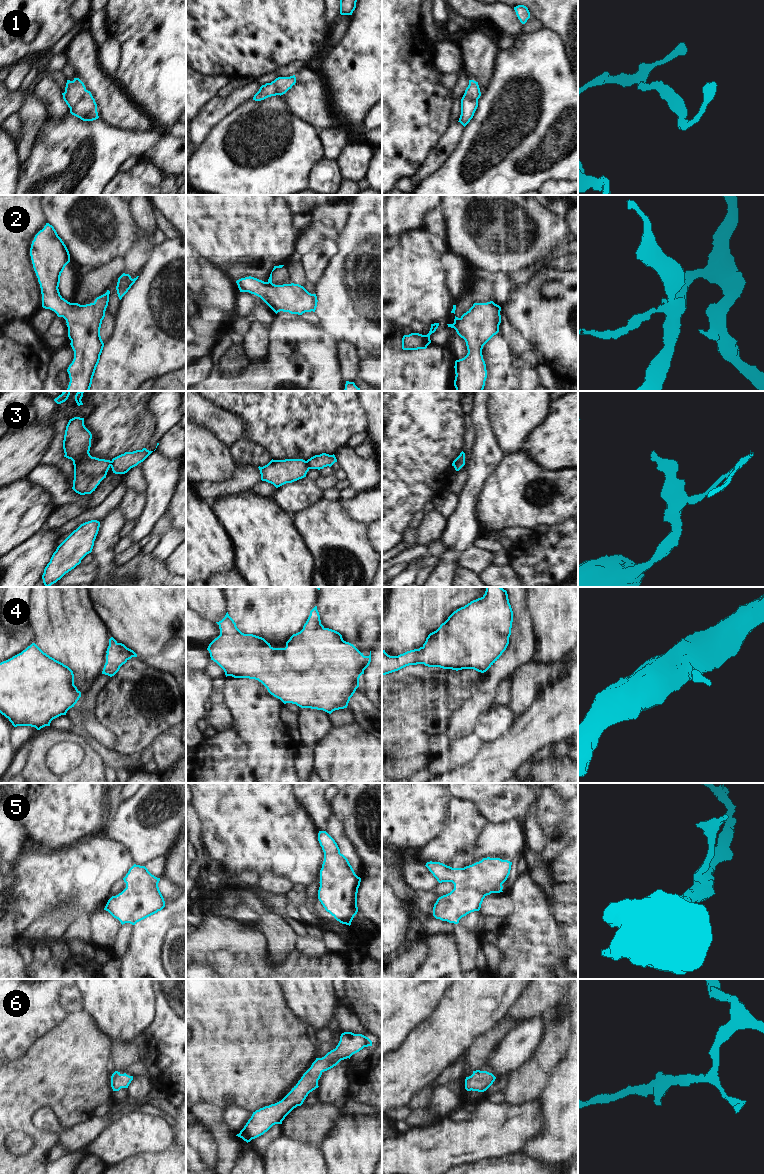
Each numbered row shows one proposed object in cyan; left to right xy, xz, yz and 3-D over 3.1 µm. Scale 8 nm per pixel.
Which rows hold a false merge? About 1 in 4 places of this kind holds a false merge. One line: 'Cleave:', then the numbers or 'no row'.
Cleave: 3.

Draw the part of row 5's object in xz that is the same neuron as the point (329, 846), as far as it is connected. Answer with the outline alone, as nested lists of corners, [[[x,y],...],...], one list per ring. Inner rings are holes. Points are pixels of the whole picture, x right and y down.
[[[319,831],[318,841],[324,852],[324,861],[320,870],[318,899],[325,910],[337,921],[350,926],[358,912],[357,893],[361,878],[355,874],[348,859],[340,853],[337,843],[326,831]]]

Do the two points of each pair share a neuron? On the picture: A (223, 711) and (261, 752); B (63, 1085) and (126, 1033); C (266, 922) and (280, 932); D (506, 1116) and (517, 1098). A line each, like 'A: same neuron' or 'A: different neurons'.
A: different neurons
B: different neurons
C: same neuron
D: different neurons

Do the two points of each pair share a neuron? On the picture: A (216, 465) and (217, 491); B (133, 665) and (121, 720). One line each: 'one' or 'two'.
A: two
B: one

